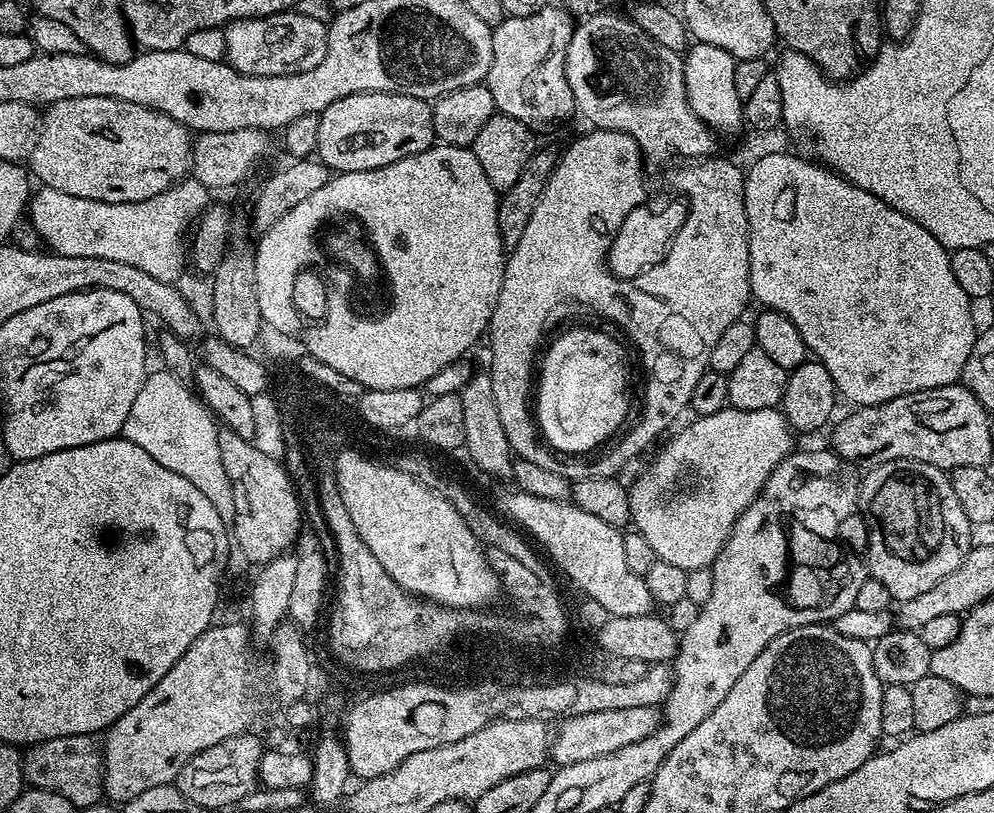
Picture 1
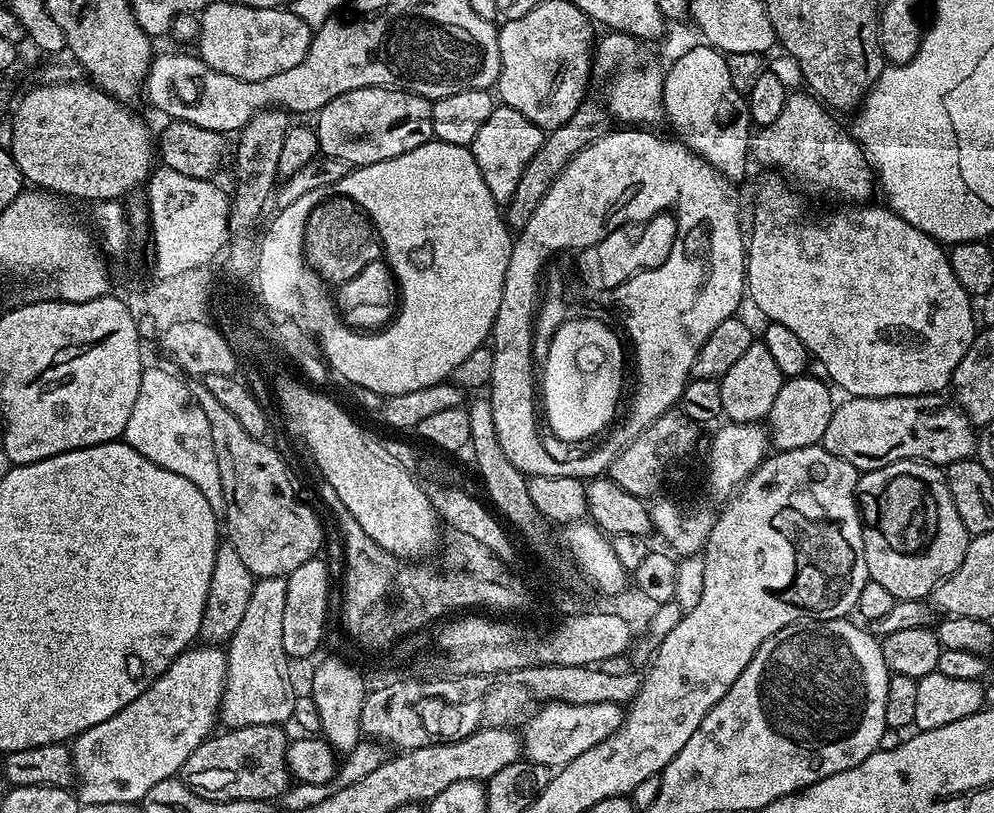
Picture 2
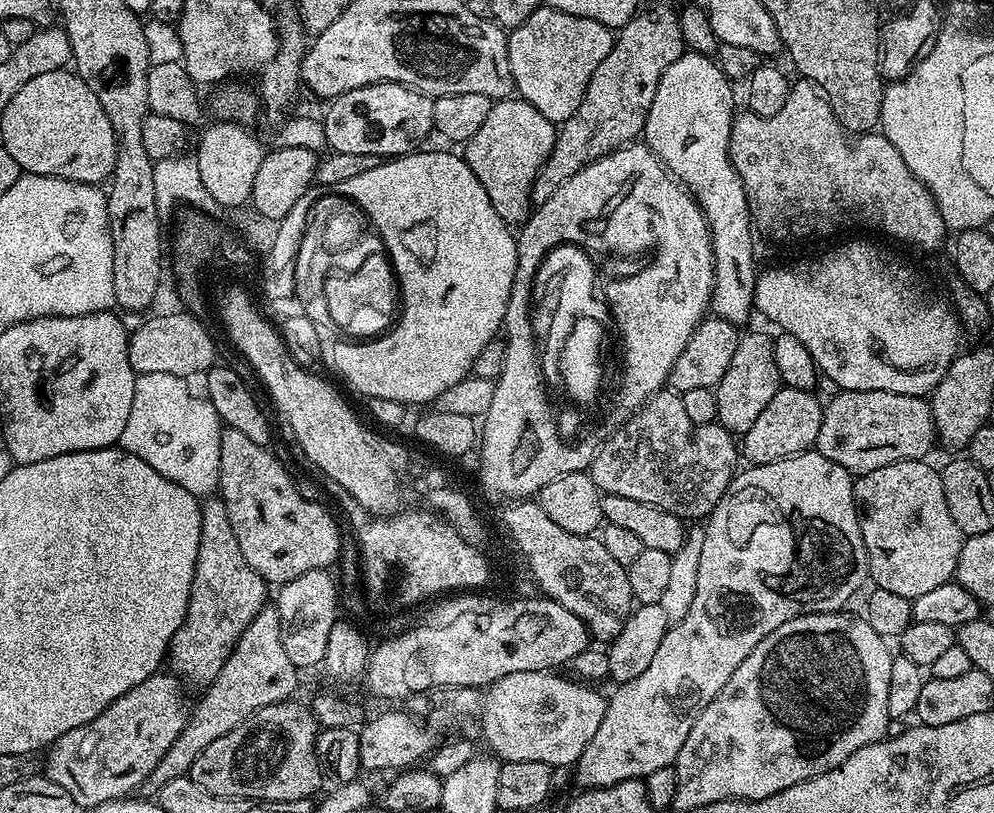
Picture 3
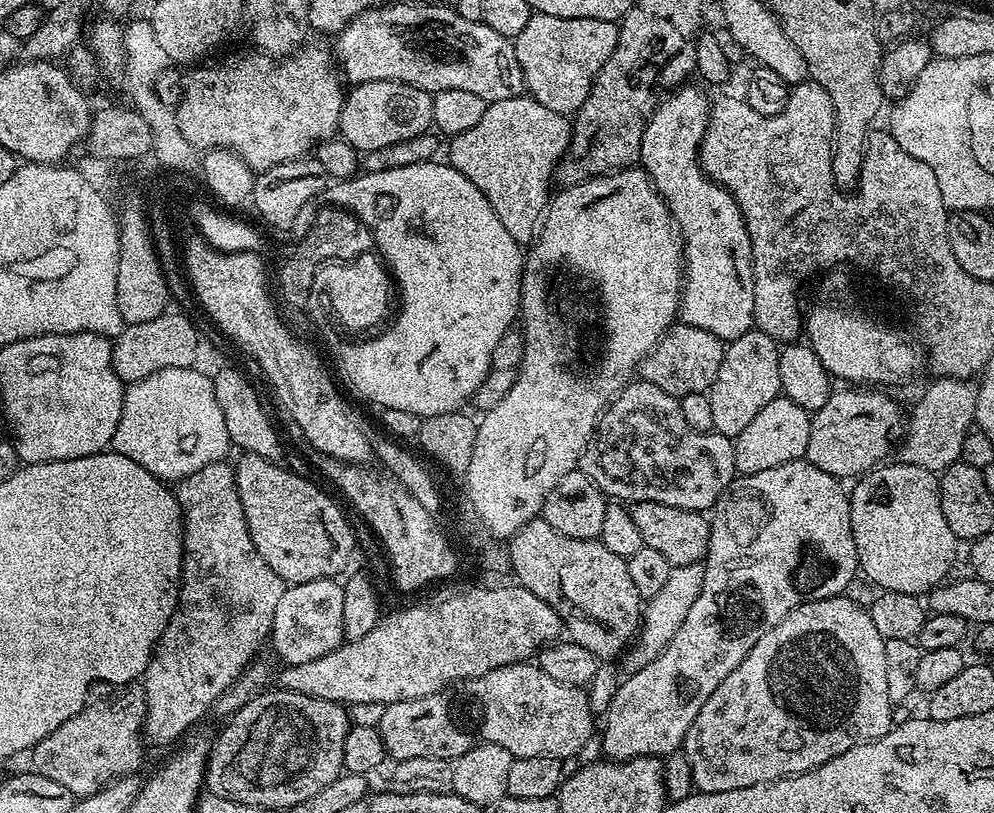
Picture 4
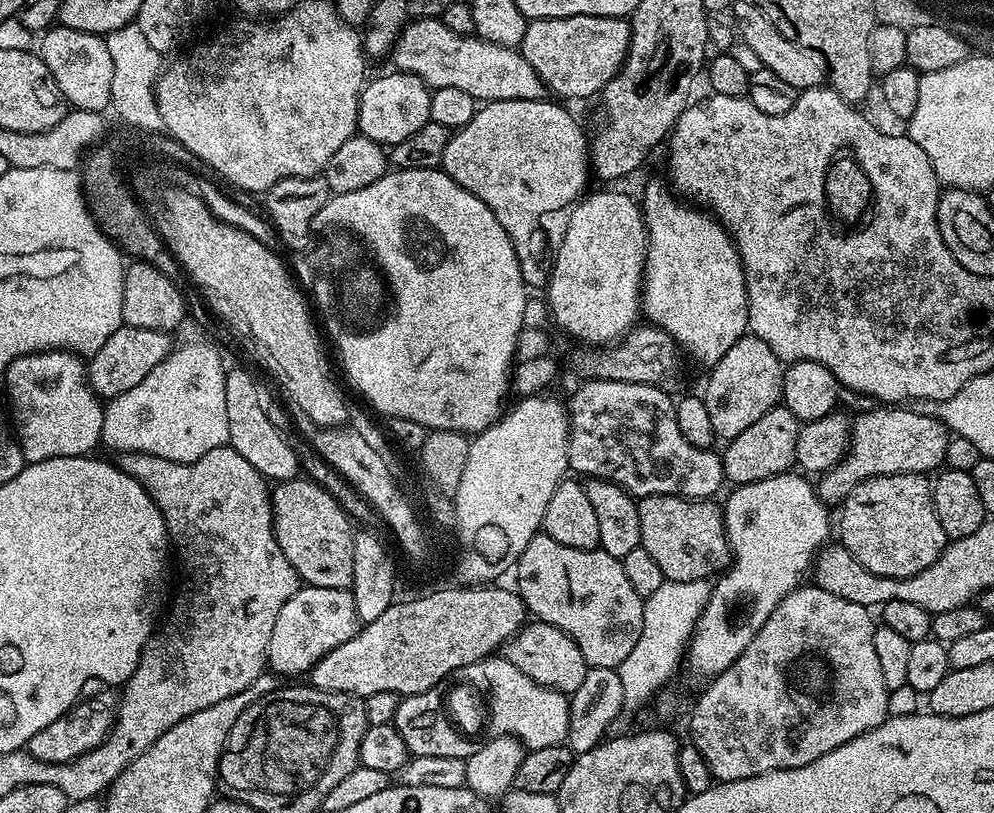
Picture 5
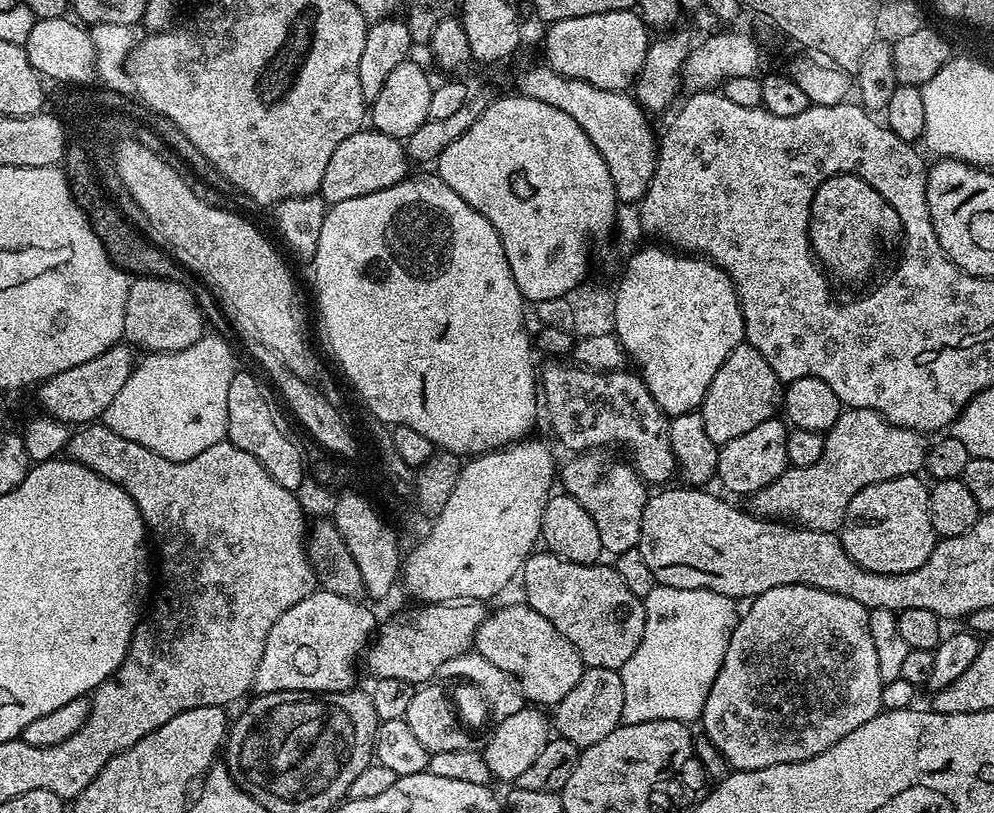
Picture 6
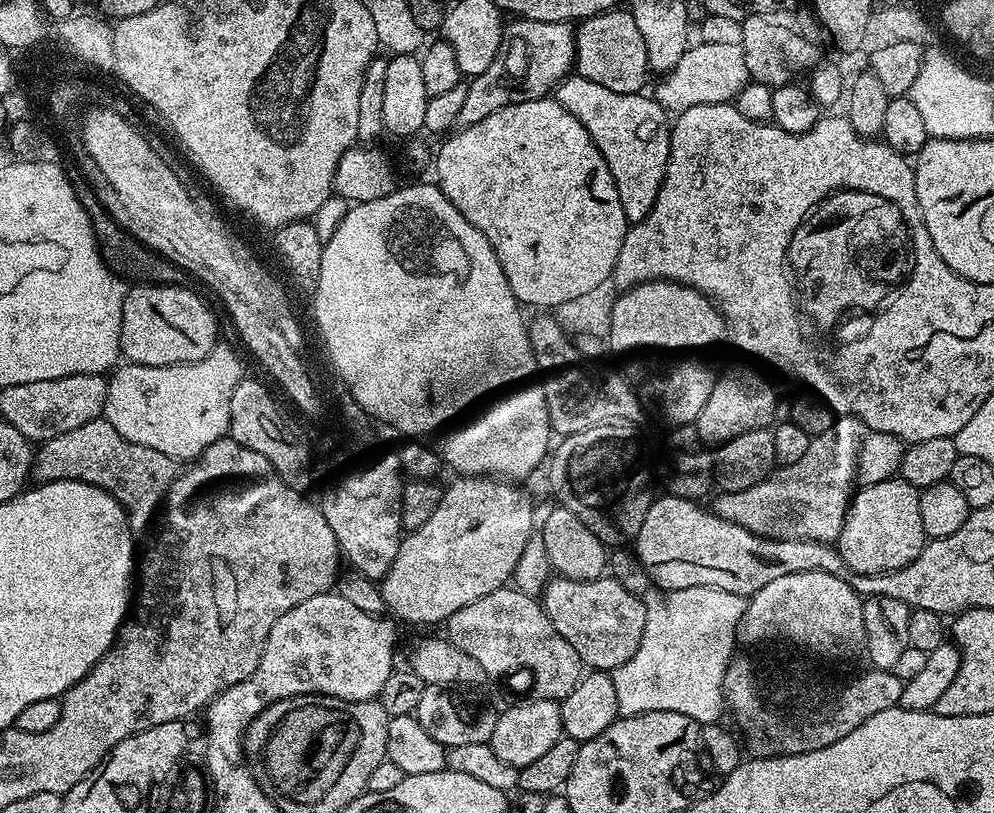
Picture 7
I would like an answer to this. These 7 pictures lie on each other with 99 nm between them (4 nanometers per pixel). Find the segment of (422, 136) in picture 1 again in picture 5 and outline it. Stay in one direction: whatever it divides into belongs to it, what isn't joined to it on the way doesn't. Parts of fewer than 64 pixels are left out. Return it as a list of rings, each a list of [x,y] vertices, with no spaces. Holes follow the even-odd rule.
[[[391,70],[377,80],[369,79],[360,92],[358,106],[359,135],[372,139],[383,146],[391,146],[410,138],[417,130],[422,130],[430,122],[430,98],[432,92],[423,80],[413,72]]]

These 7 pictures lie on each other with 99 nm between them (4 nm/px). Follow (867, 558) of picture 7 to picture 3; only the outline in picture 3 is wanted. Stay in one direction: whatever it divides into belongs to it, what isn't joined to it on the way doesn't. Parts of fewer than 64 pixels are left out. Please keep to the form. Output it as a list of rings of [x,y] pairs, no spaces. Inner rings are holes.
[[[899,460],[890,466],[882,466],[873,472],[863,473],[855,481],[854,495],[859,511],[862,513],[860,516],[860,533],[868,555],[868,575],[875,587],[890,590],[894,594],[902,594],[902,598],[912,601],[914,598],[918,598],[918,594],[926,594],[929,590],[934,590],[938,586],[949,583],[955,577],[958,554],[962,550],[966,537],[963,532],[958,530],[958,522],[954,522],[954,518],[950,518],[950,506],[946,506],[946,494],[942,494],[940,474],[935,467],[932,469],[928,462],[924,460]]]

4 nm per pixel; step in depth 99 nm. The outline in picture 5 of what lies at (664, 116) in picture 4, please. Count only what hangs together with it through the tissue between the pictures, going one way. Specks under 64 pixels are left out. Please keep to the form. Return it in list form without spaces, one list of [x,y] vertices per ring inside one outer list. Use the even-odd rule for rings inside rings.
[[[661,180],[650,181],[644,188],[644,200],[642,199],[644,228],[648,232],[642,312],[645,317],[648,315],[649,325],[670,334],[670,338],[674,338],[687,355],[689,352],[698,363],[711,366],[719,362],[722,354],[726,354],[726,350],[730,350],[730,346],[734,346],[734,342],[738,342],[738,338],[748,332],[748,291],[744,285],[740,252],[715,216],[699,207],[681,202],[674,195],[673,189]]]

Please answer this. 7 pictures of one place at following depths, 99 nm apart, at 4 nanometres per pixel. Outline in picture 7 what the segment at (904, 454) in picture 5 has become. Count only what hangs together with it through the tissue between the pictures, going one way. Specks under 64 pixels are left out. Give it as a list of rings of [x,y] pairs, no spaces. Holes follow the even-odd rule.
[[[837,416],[836,421],[832,423],[832,428],[826,430],[826,434],[818,434],[809,439],[806,454],[802,454],[798,462],[777,467],[762,482],[754,486],[746,486],[746,490],[720,492],[717,500],[710,504],[710,508],[726,522],[732,522],[734,526],[742,526],[742,530],[750,530],[771,540],[813,540],[832,544],[840,539],[848,505],[852,503],[852,498],[858,491],[858,485],[893,479],[900,471],[905,447],[905,441],[899,436],[874,430],[866,426],[866,422],[853,416]]]

